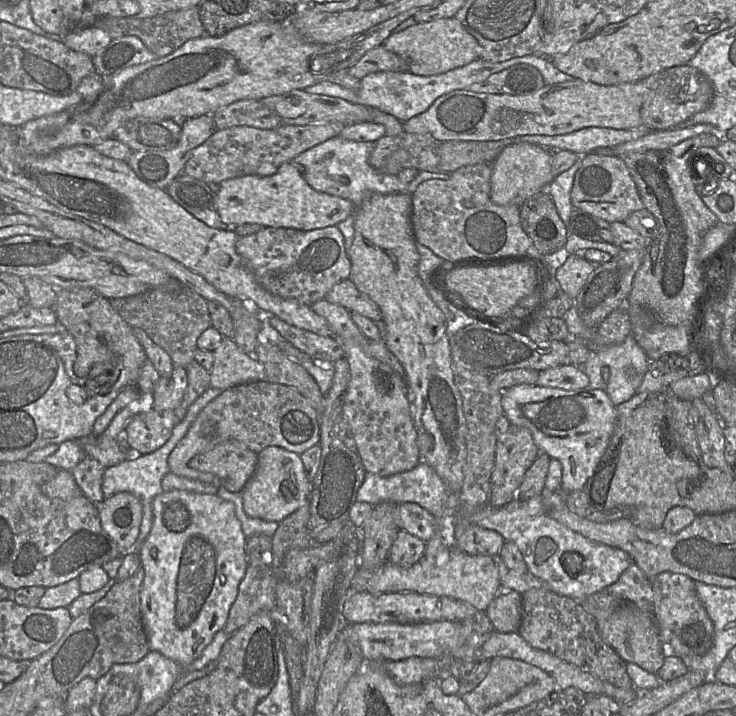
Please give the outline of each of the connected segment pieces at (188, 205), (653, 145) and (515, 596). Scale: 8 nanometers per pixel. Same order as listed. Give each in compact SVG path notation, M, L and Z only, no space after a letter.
M181 173L166 188L171 198L195 218L216 229L231 228L225 225L217 212L217 191L191 176Z
M696 124L686 128L654 130L632 141L617 145L613 148L613 151L615 156L622 157L627 153L662 150L699 134L715 132L717 131L711 124Z
M515 590L499 593L489 603L485 613L496 631L517 631L522 616L522 594Z

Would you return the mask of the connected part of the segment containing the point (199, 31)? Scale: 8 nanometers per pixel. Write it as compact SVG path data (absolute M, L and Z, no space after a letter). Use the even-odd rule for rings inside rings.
M191 6L184 10L170 11L145 19L103 16L99 17L93 26L106 31L112 39L122 36L137 36L157 57L169 55L186 41L206 35L200 19L198 6Z

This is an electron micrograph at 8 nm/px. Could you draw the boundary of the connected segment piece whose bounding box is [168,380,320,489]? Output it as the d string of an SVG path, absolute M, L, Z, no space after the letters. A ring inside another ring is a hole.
M265 380L253 381L225 389L210 401L172 450L168 457L168 466L170 471L178 476L212 483L218 489L220 481L216 475L201 472L189 466L190 460L197 454L206 452L223 441L234 439L244 443L257 454L266 447L277 446L300 455L312 446L318 445L319 438L319 412L295 388Z

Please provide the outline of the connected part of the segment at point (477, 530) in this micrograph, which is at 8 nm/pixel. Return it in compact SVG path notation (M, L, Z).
M472 523L458 537L458 540L455 539L455 547L470 555L497 555L505 541L495 530Z

